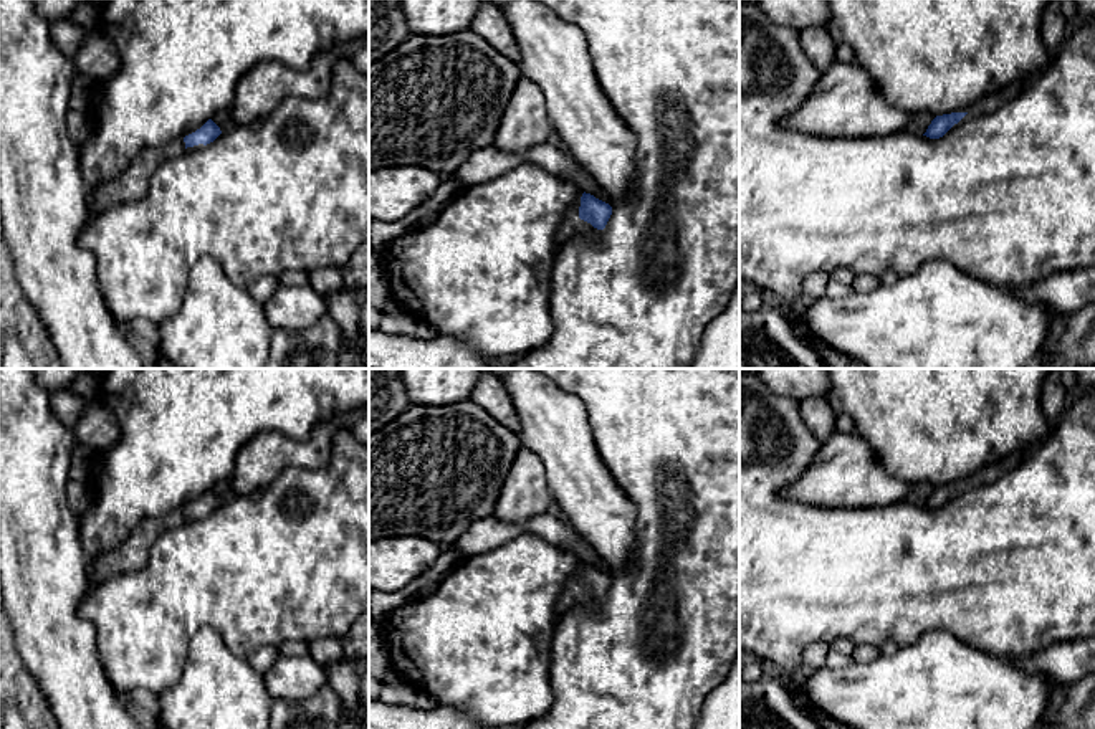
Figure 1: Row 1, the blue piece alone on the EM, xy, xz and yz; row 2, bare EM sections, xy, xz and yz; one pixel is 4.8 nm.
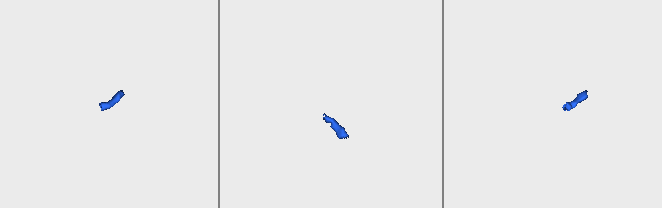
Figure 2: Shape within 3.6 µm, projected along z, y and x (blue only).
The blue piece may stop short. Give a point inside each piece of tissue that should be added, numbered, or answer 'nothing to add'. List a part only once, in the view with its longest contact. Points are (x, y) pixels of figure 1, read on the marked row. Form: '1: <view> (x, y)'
1: xy (133, 182)

